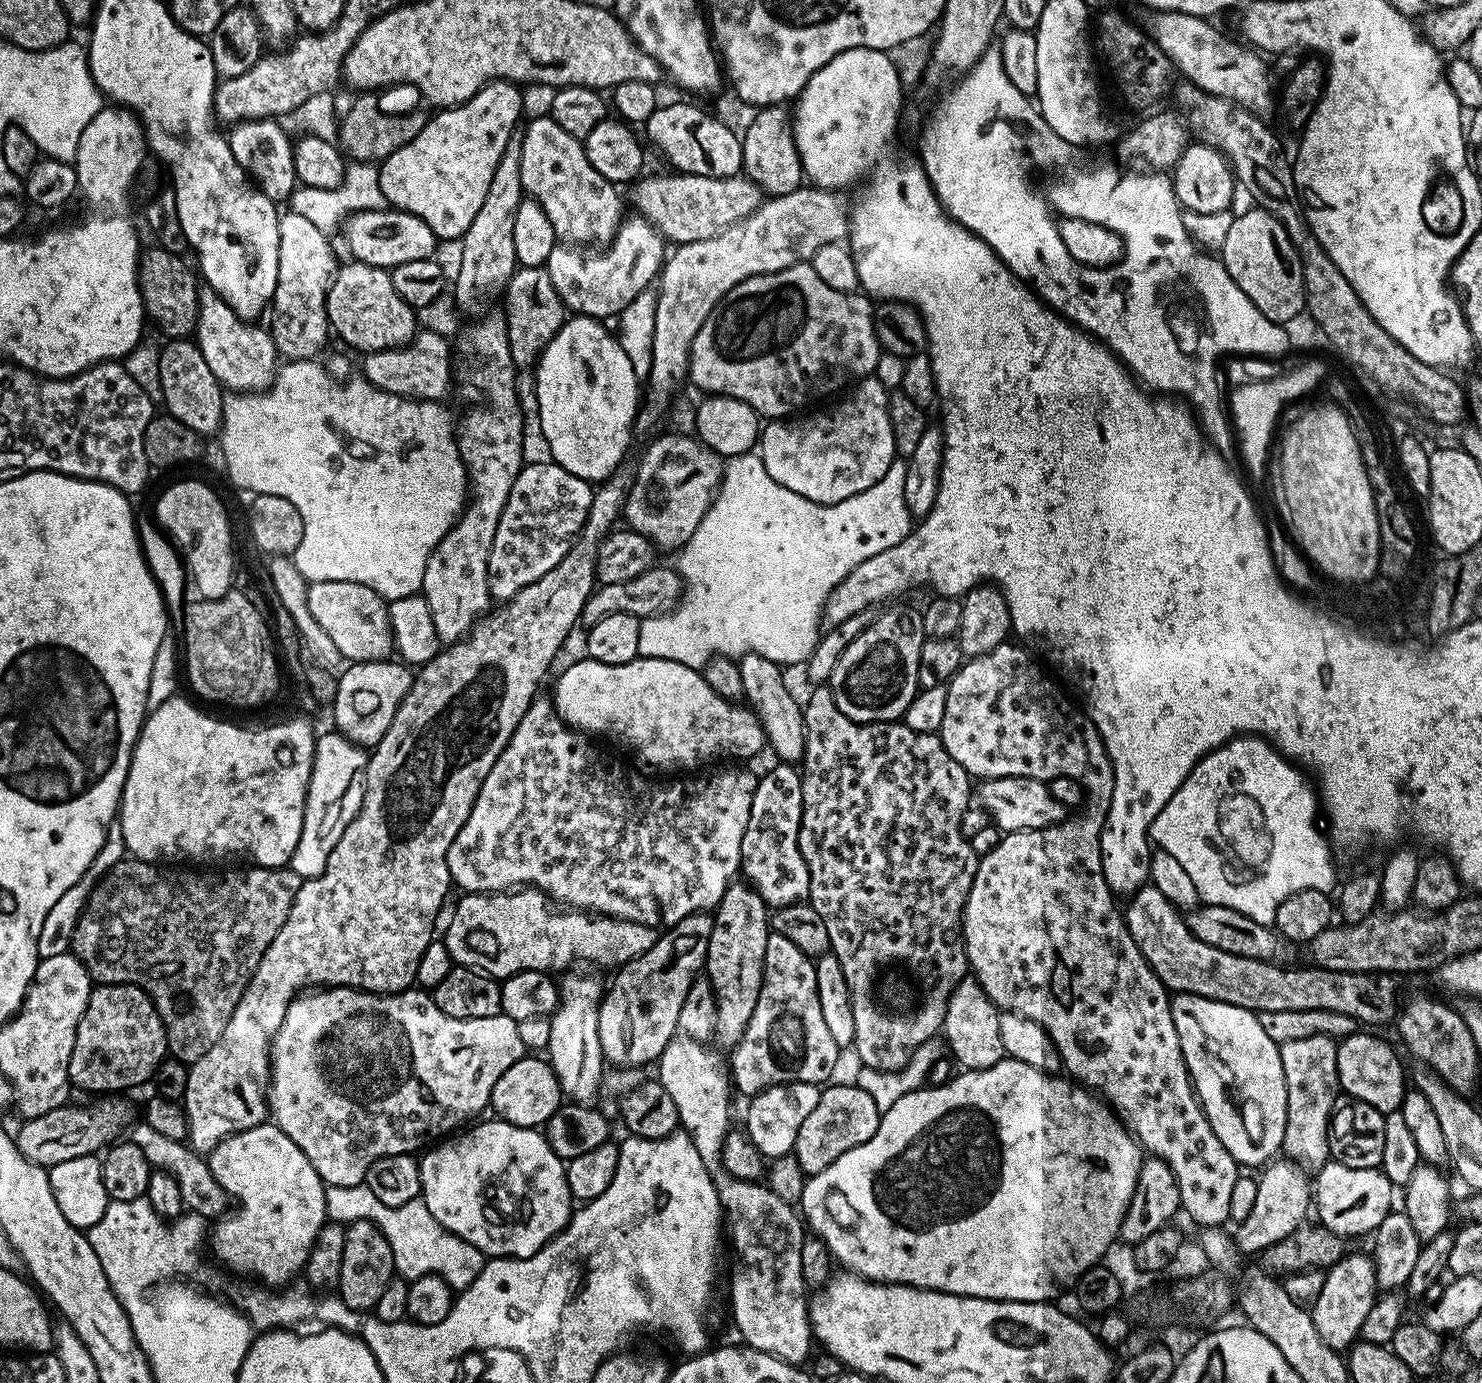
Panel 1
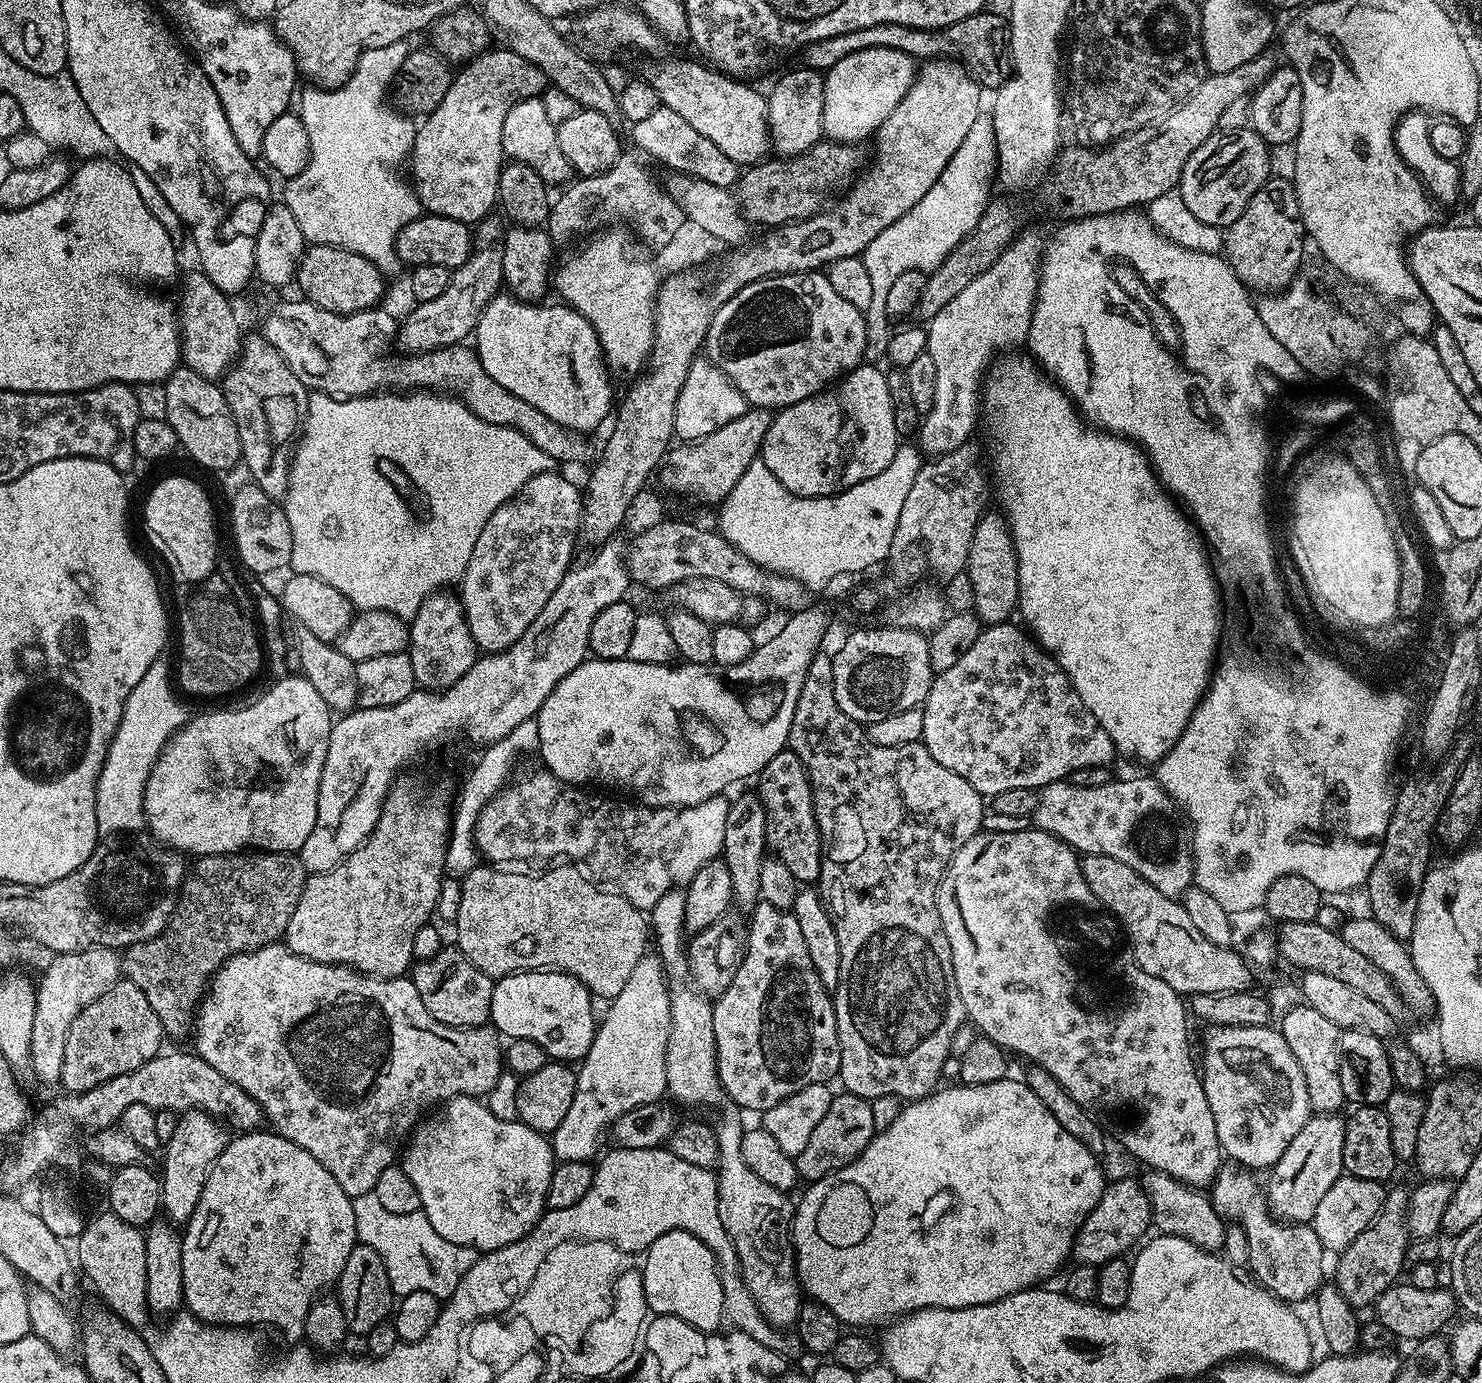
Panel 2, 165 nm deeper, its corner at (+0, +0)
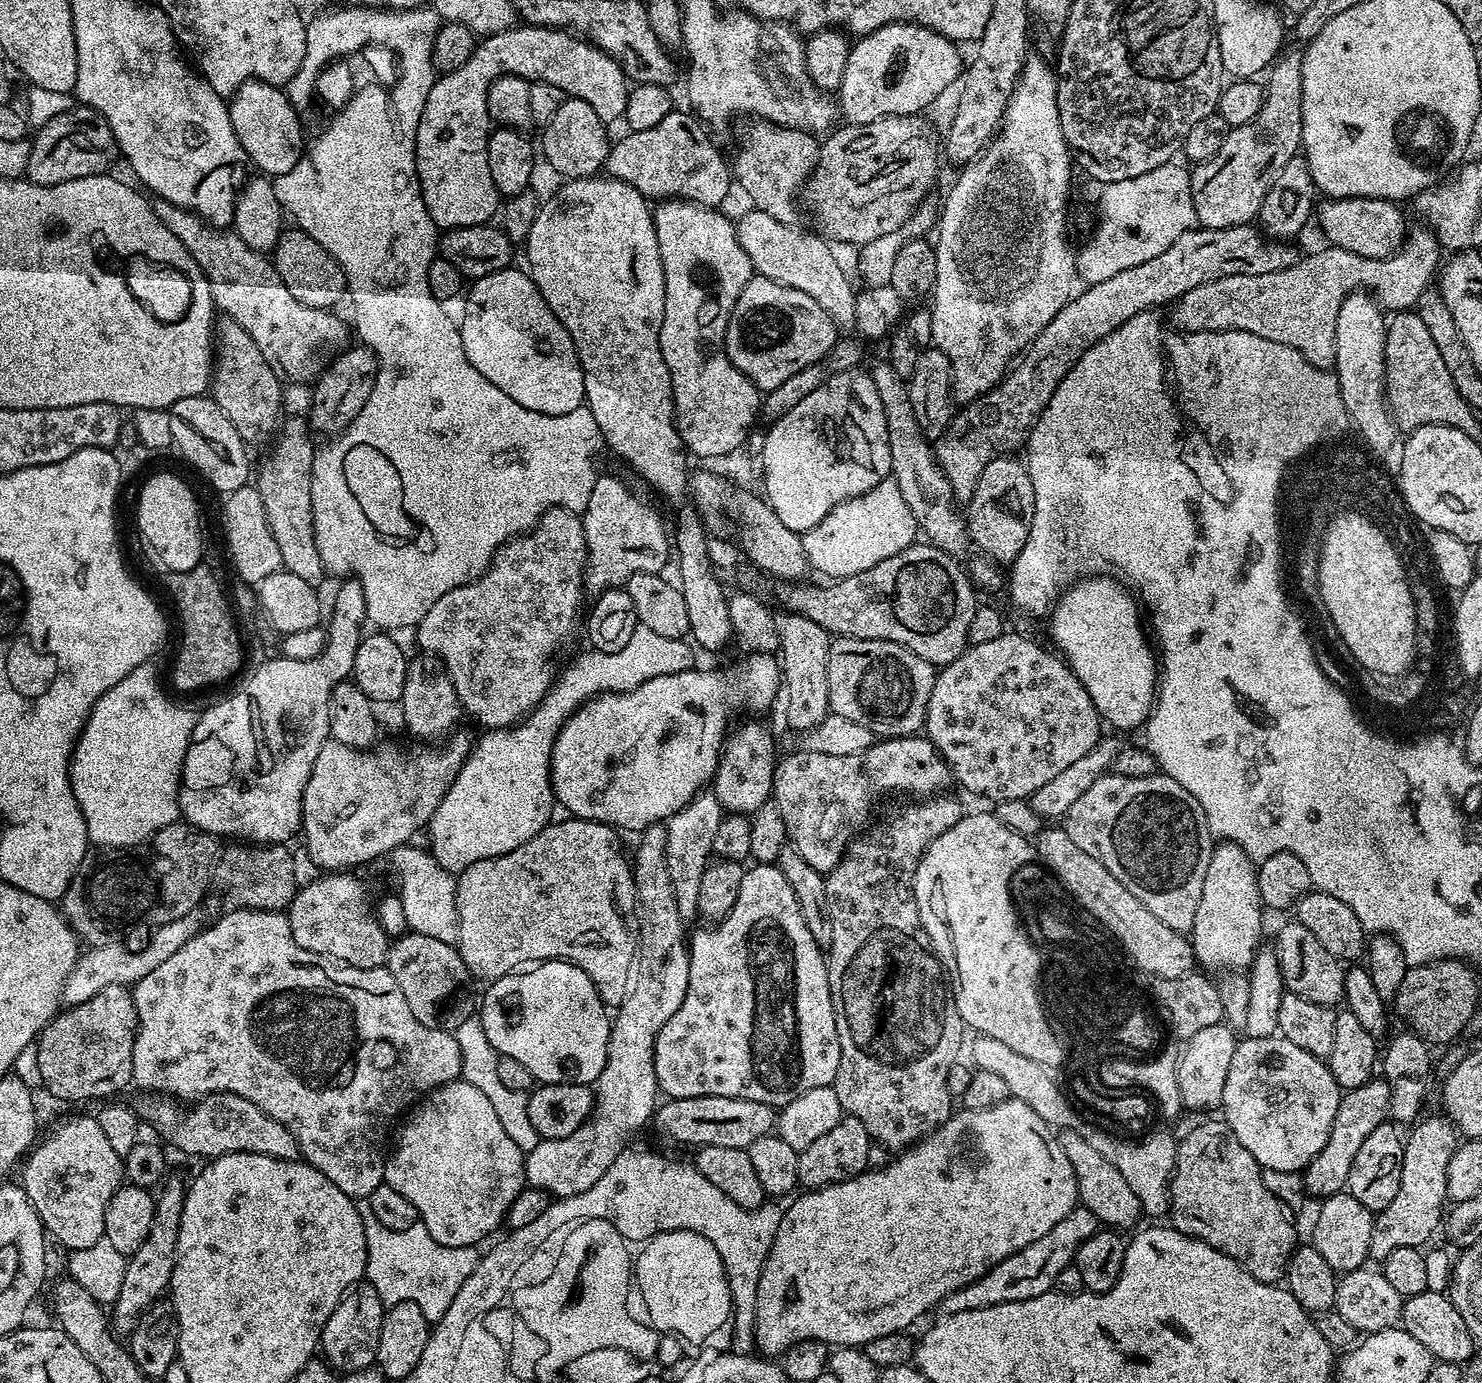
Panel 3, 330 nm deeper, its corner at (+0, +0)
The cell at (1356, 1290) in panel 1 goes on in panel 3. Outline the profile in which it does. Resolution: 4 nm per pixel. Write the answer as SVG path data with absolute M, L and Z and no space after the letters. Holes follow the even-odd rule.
M1425 1115L1411 1125L1409 1132L1412 1133L1404 1140L1402 1182L1398 1182L1398 1194L1394 1194L1386 1210L1375 1213L1372 1221L1372 1241L1368 1255L1373 1261L1383 1262L1399 1247L1423 1249L1424 1243L1435 1234L1436 1227L1439 1224L1441 1227L1445 1219L1446 1205L1449 1203L1446 1176L1450 1158L1458 1143L1458 1133L1456 1125L1447 1115L1439 1115Z

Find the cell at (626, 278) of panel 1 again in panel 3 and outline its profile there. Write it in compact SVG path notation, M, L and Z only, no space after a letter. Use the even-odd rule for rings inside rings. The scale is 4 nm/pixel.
M673 110L658 126L628 132L617 144L615 141L608 150L607 175L634 186L634 190L656 202L679 198L705 204L707 208L720 208L728 191L734 188L729 161L712 145L711 138L704 133L705 125L685 112Z

